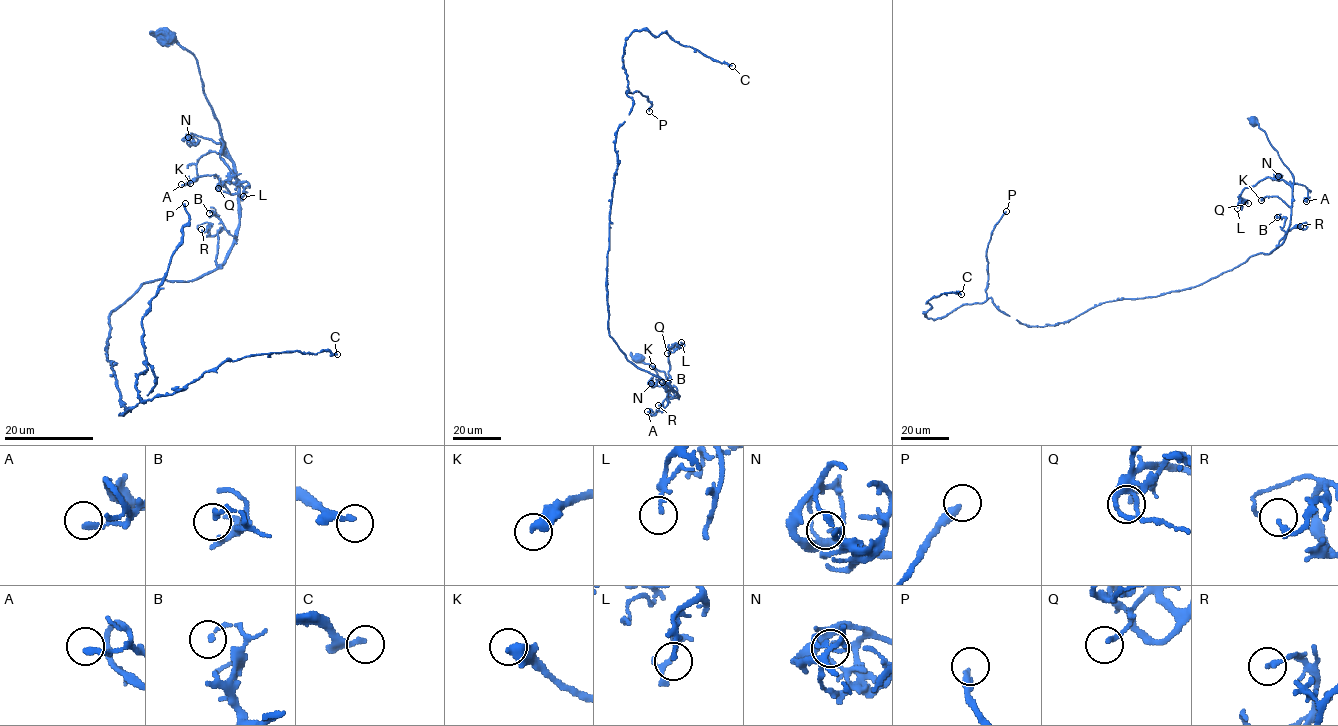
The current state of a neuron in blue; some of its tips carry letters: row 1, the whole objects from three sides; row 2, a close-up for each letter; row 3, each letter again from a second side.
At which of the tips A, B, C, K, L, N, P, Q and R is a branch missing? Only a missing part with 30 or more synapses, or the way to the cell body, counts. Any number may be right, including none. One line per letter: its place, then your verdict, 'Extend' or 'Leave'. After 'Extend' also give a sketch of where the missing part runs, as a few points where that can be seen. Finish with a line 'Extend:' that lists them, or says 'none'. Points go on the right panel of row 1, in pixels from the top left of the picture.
A: Place: (1306, 201). Leave
B: Place: (1277, 217). Leave
C: Place: (961, 294). Extend. Course of what is missing: (961, 294), (964, 310), (954, 324), (947, 324), (950, 314), (946, 323)
K: Place: (1261, 200). Leave
L: Place: (1237, 208). Leave
N: Place: (1278, 176). Leave
P: Place: (1006, 211). Extend. Course of what is missing: (1006, 211), (1019, 189), (1036, 126), (1021, 89), (1044, 75), (1067, 81), (1062, 78)
Q: Place: (1248, 203). Leave
R: Place: (1300, 226). Leave
Extend: C, P

